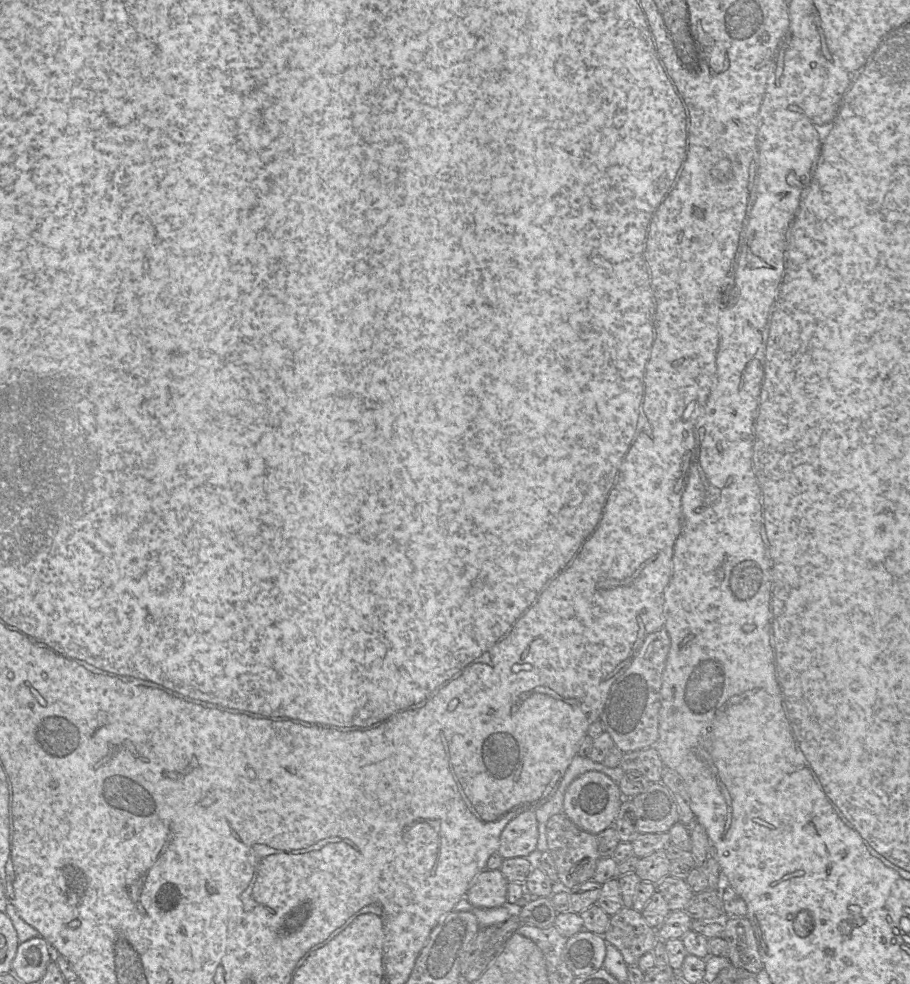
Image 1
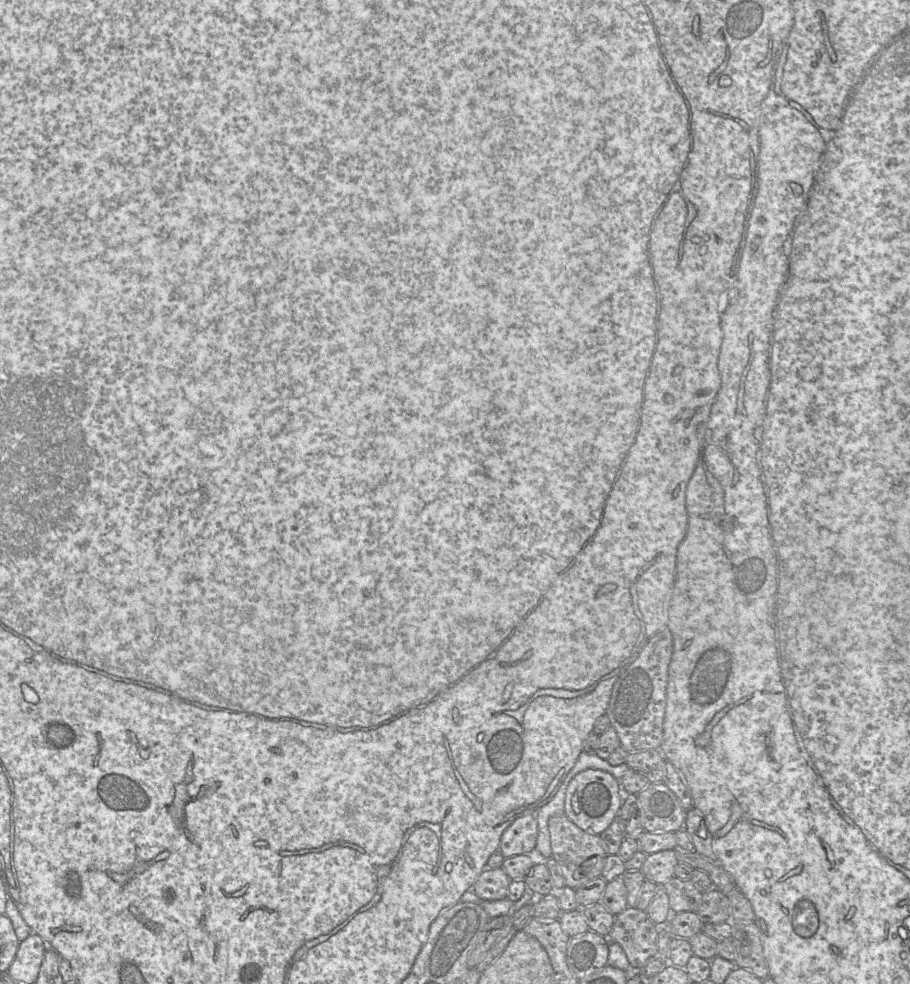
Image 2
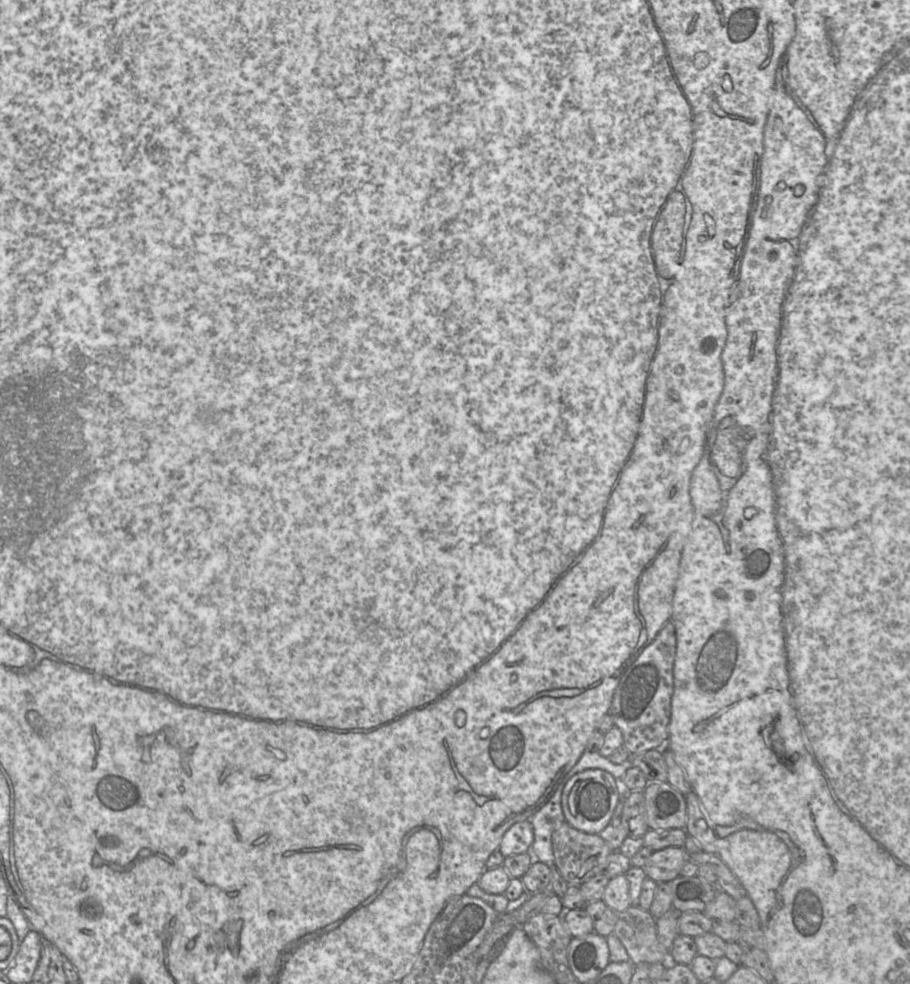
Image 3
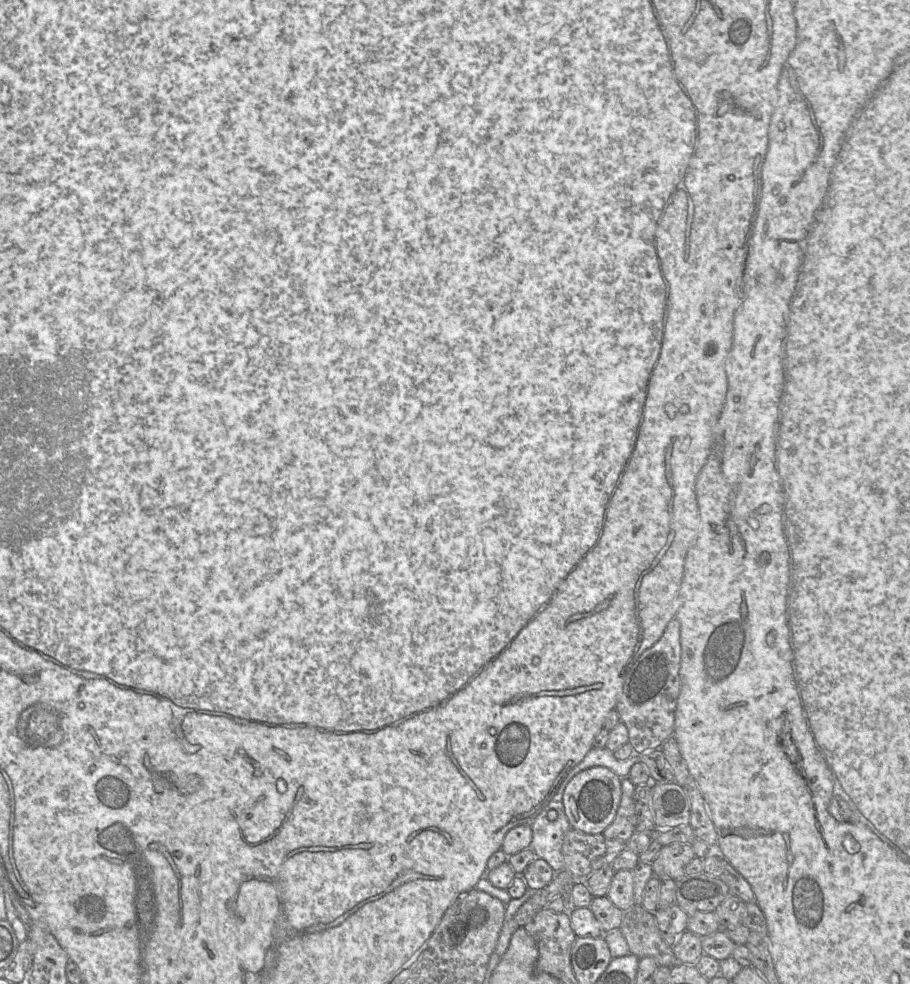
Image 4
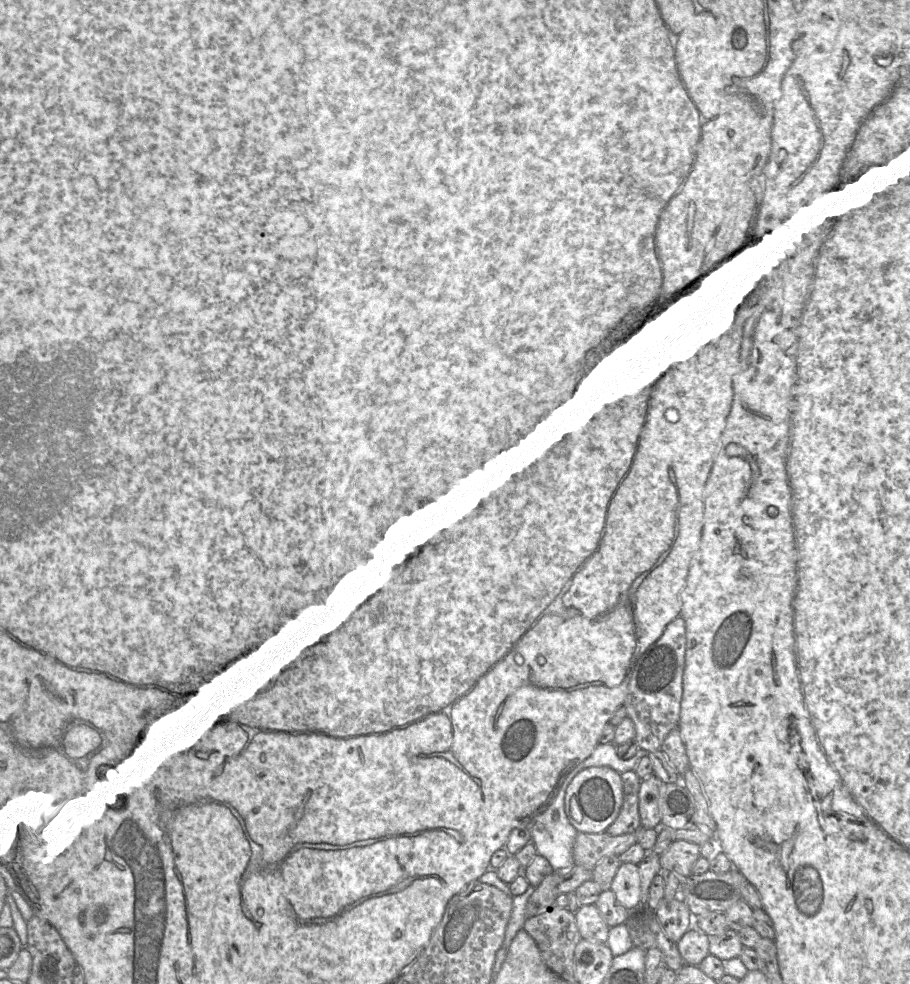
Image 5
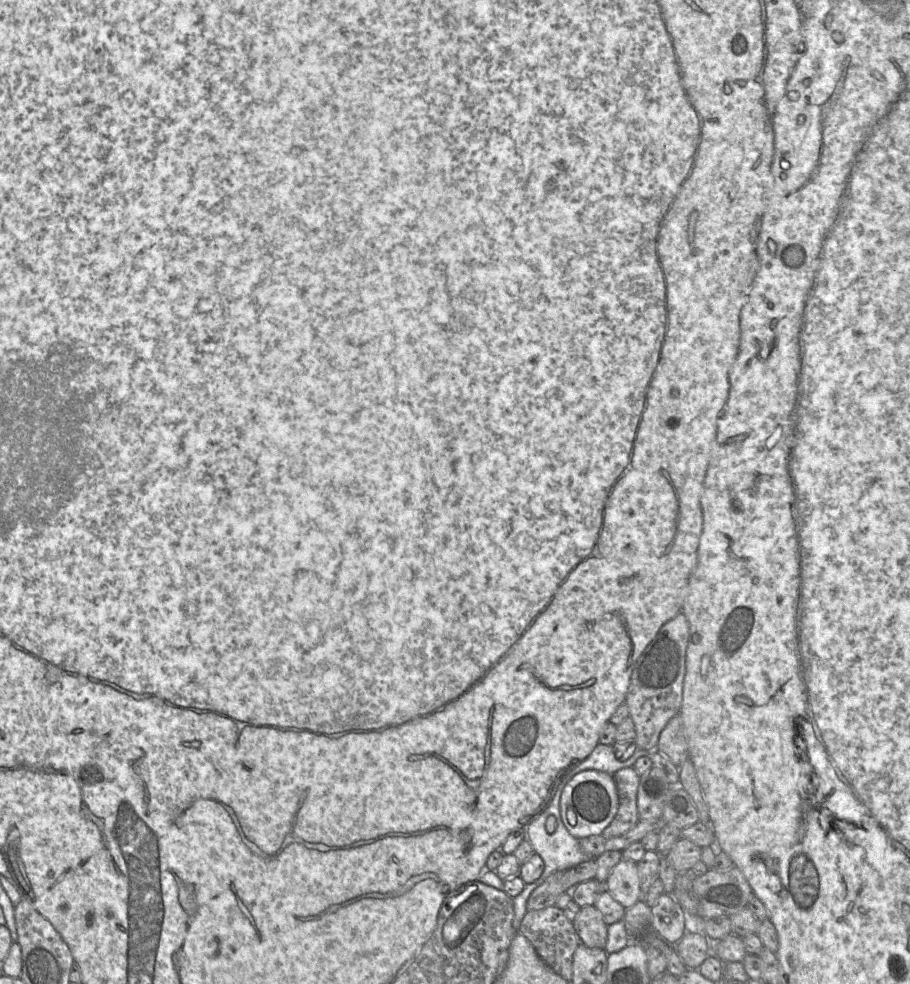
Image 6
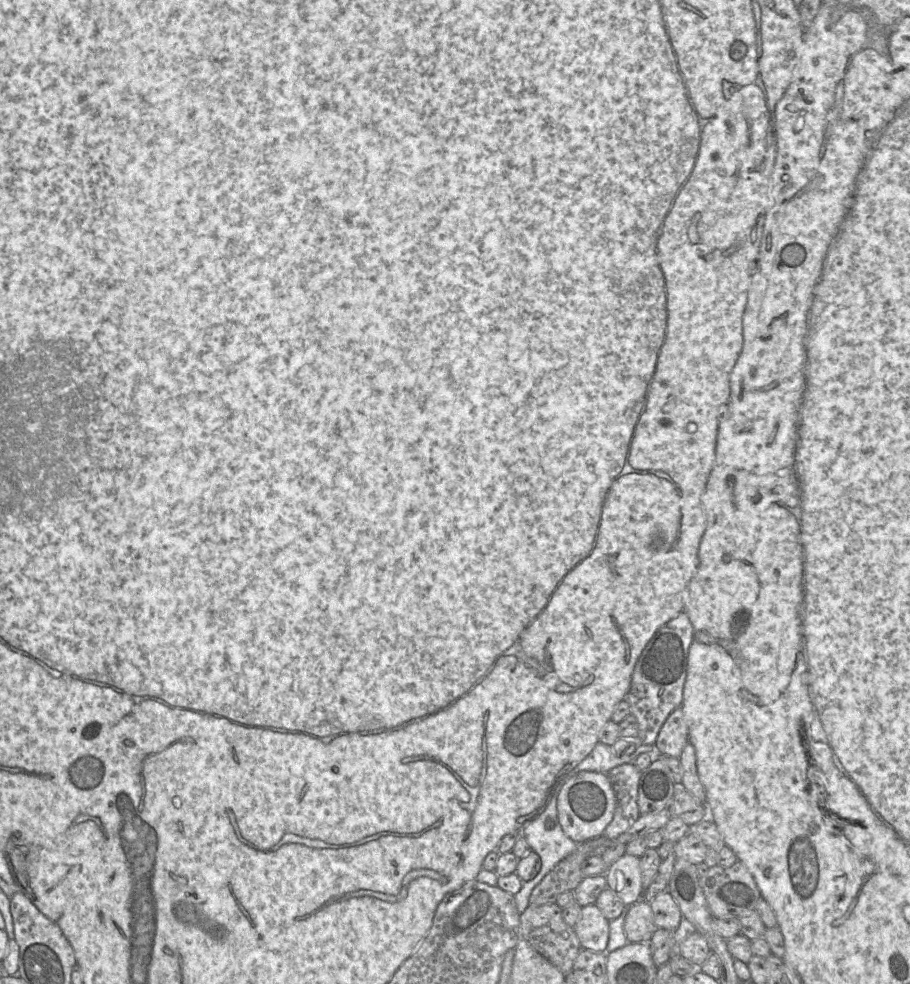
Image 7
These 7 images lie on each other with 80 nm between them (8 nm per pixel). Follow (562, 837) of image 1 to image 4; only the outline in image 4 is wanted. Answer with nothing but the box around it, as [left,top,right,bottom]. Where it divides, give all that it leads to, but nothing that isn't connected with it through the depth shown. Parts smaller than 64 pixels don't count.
[563,829,626,879]

